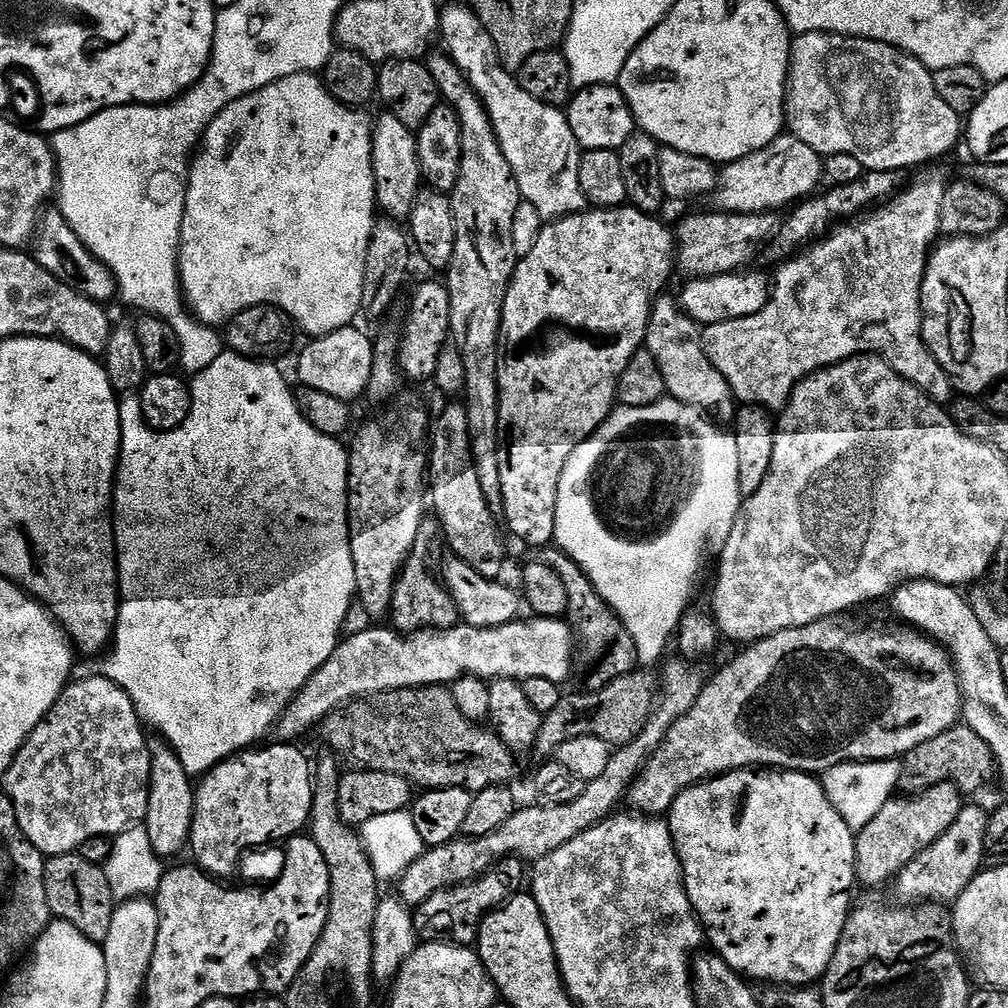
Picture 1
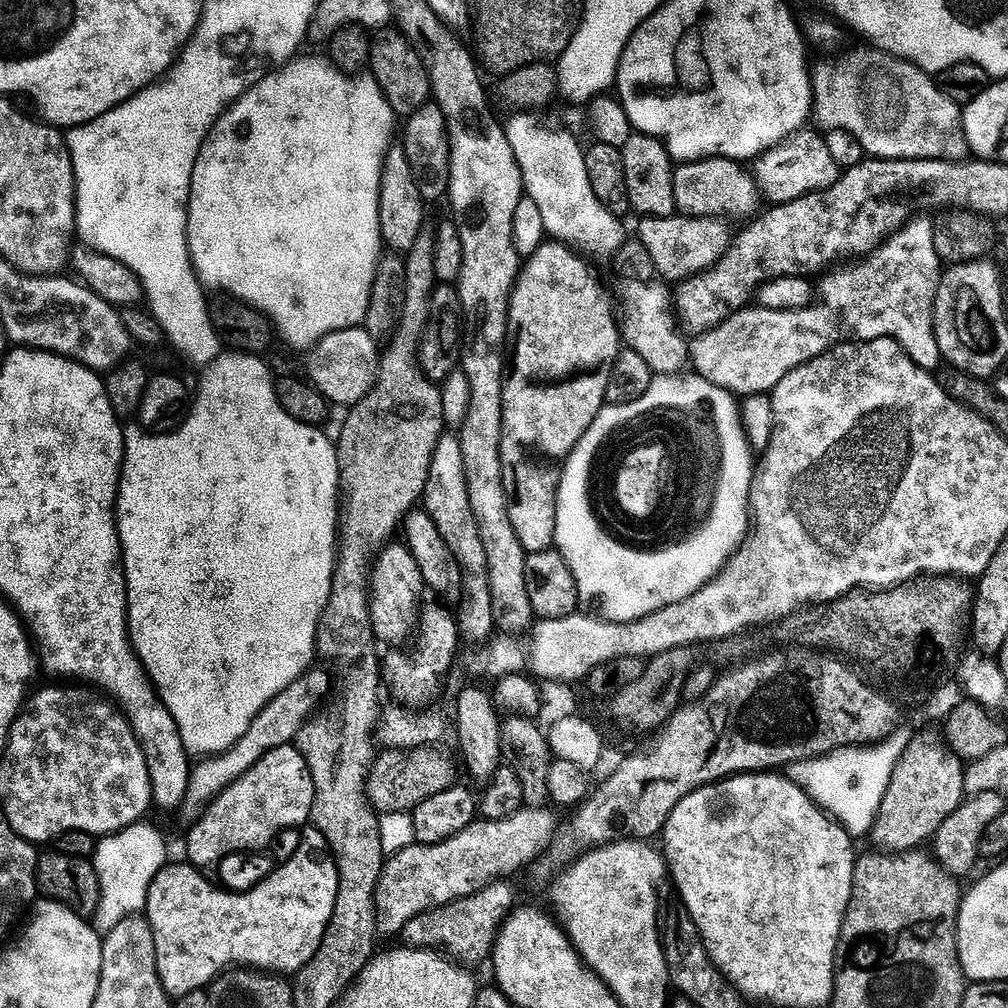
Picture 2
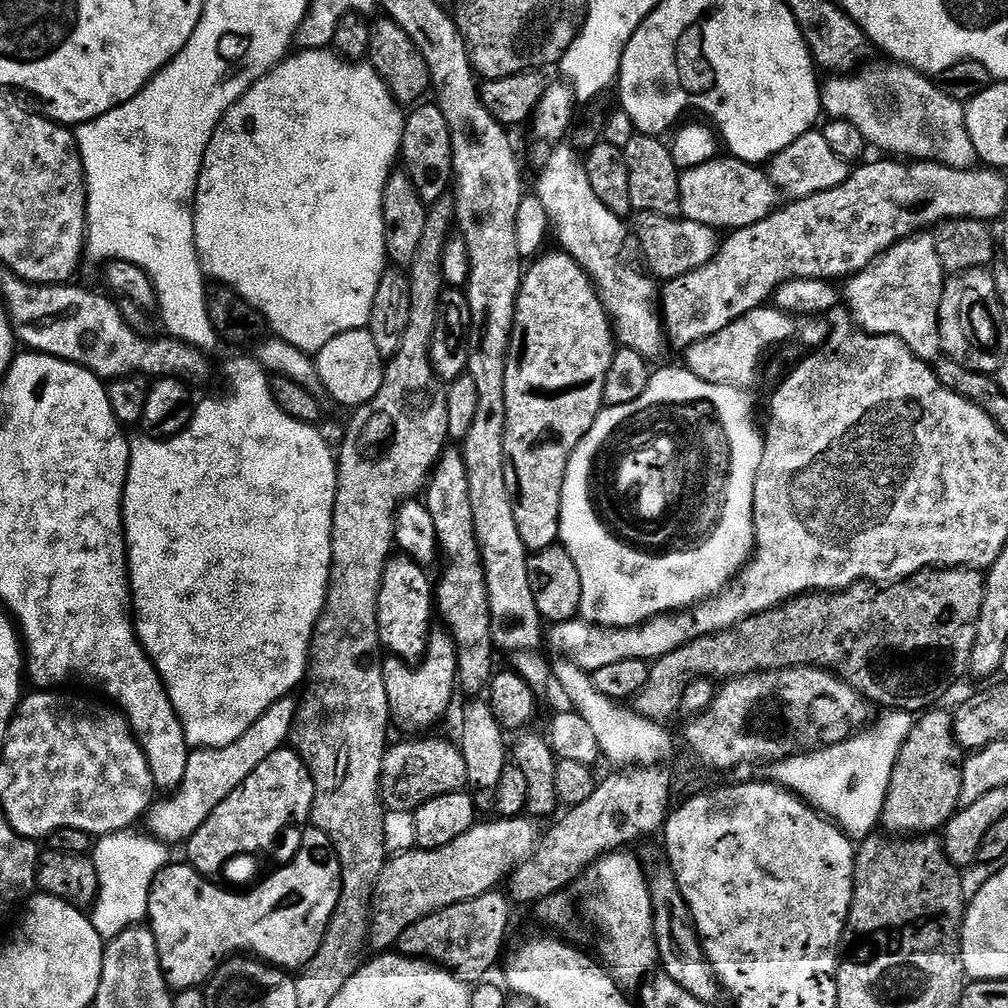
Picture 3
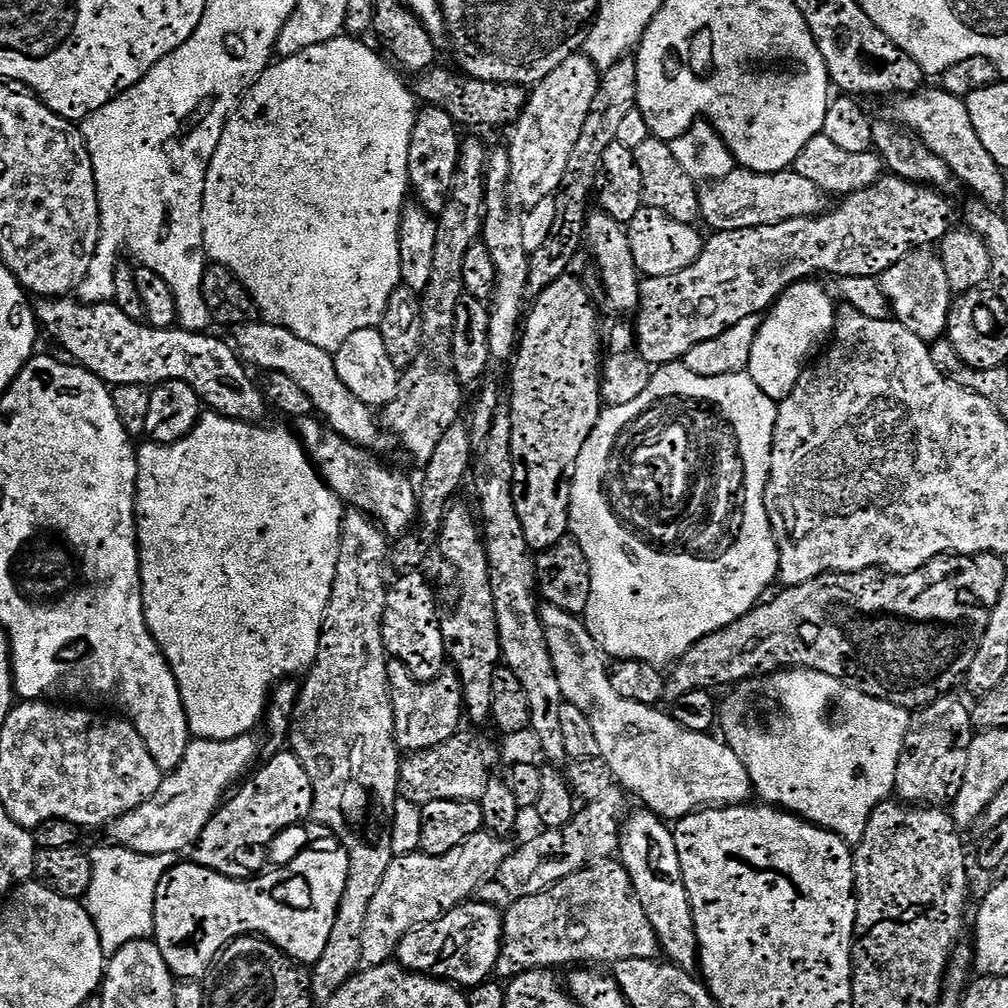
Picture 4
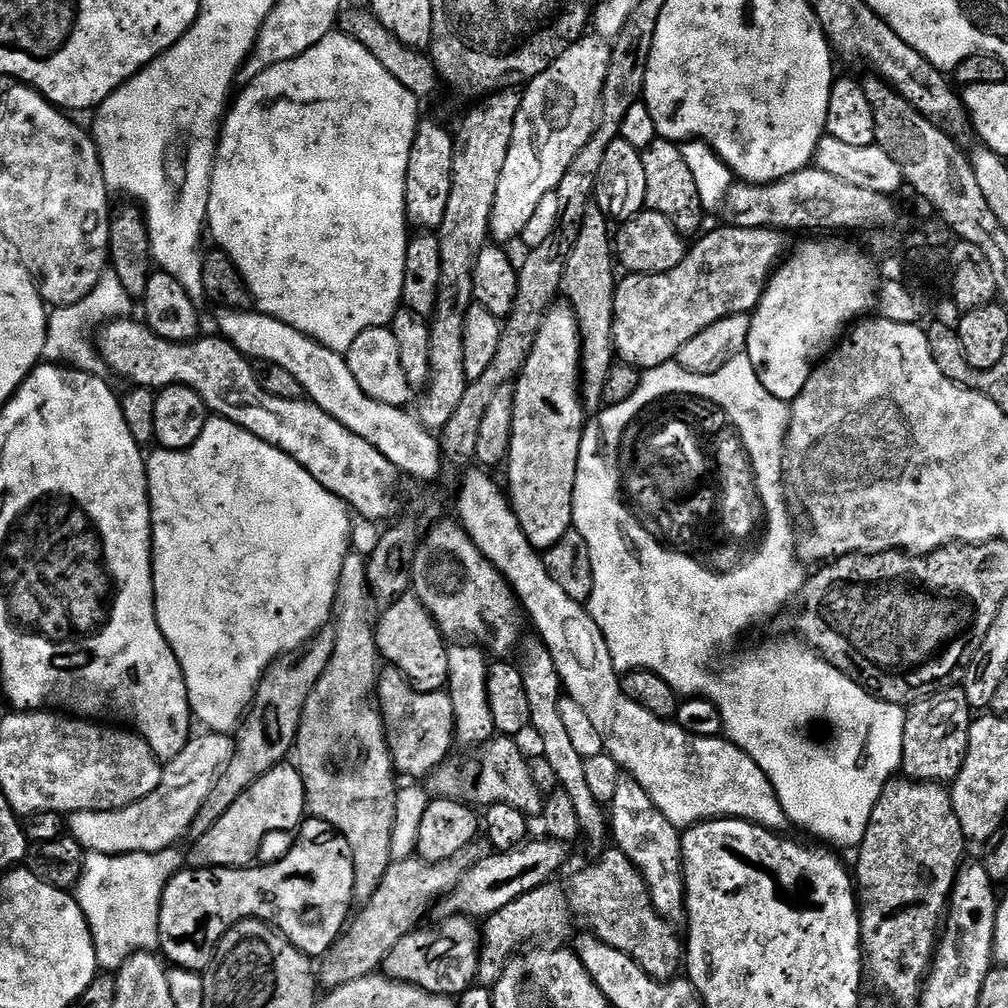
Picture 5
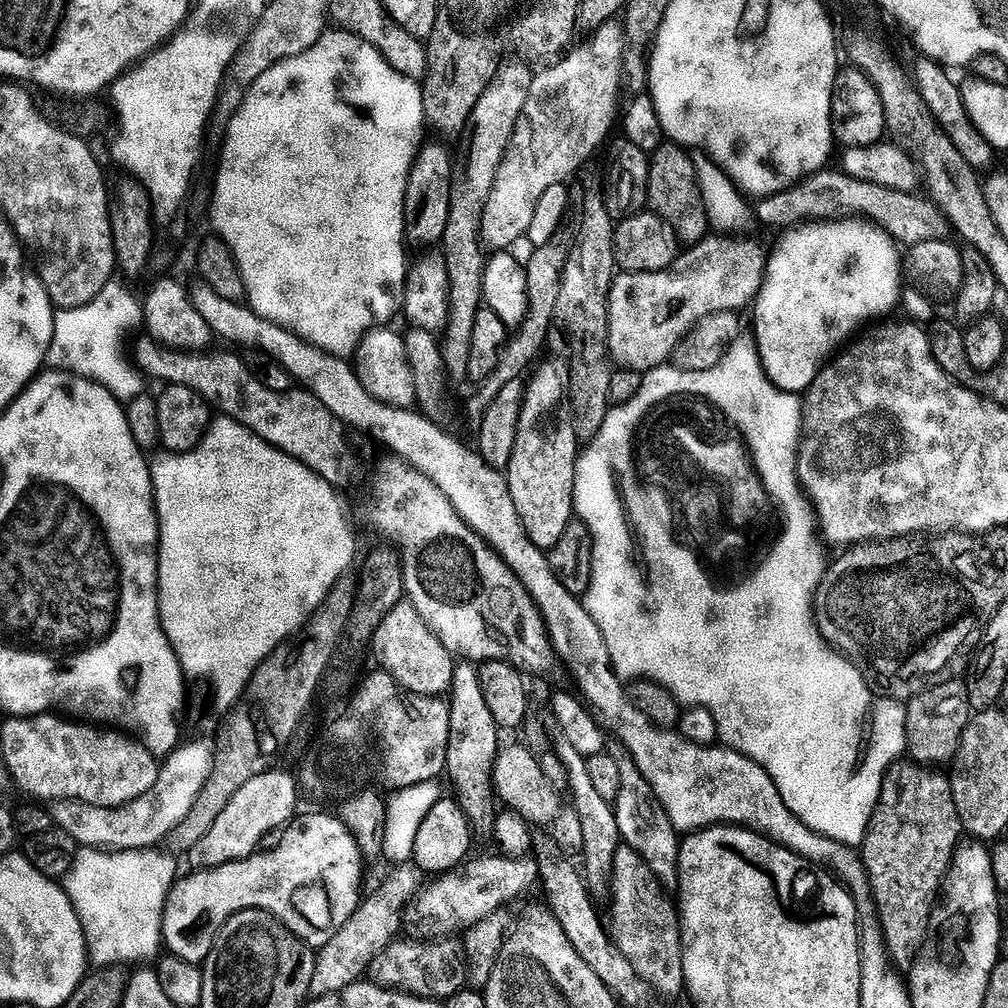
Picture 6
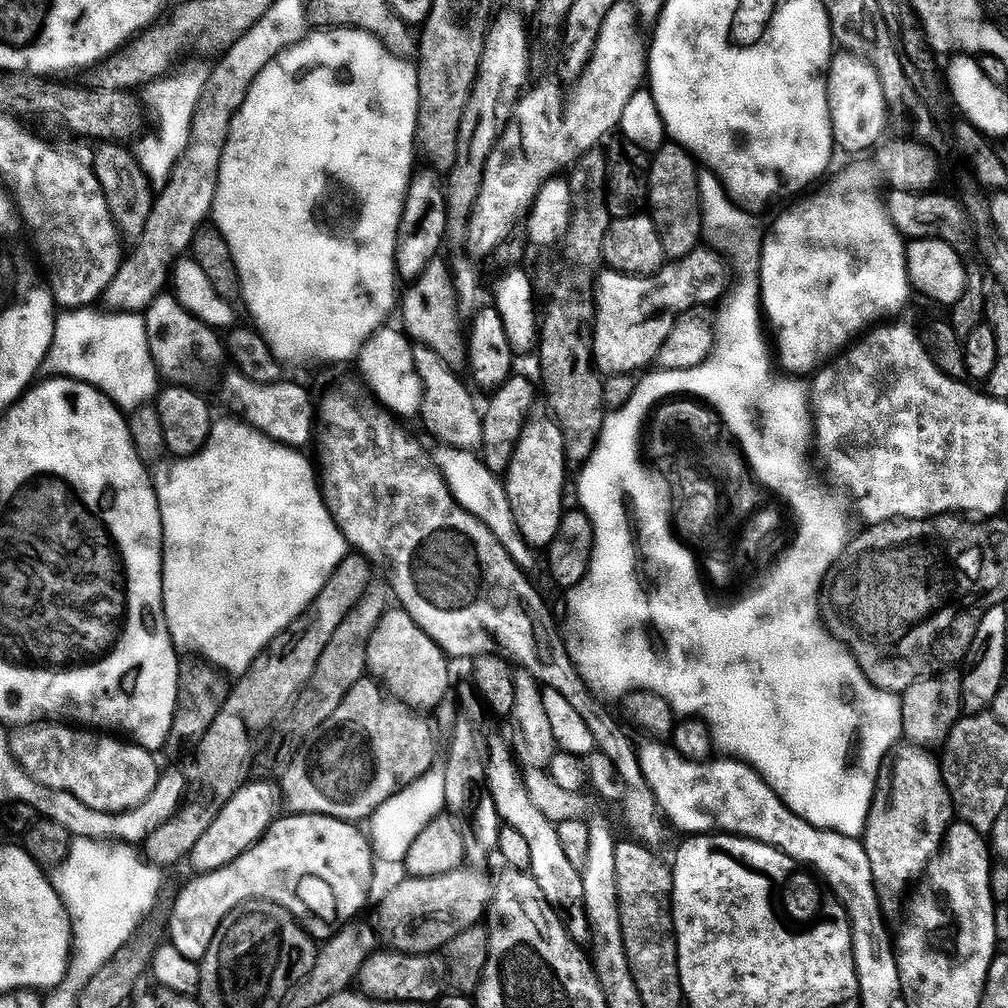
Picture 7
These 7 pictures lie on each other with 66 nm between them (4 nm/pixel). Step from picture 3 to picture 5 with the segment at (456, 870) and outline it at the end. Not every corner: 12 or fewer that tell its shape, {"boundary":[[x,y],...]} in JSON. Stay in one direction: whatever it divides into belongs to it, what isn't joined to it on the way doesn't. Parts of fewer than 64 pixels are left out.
{"boundary":[[451,860],[389,864],[321,957],[331,990],[373,975],[428,903],[456,888]]}

